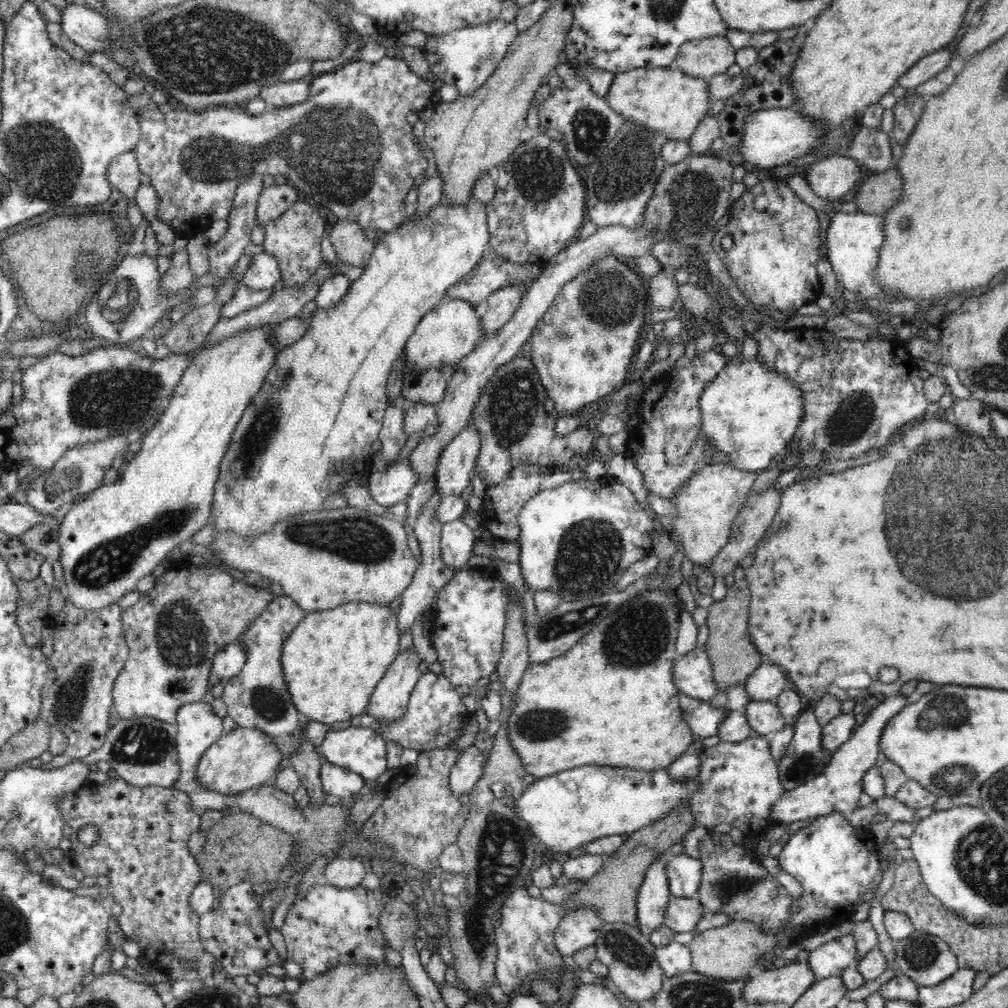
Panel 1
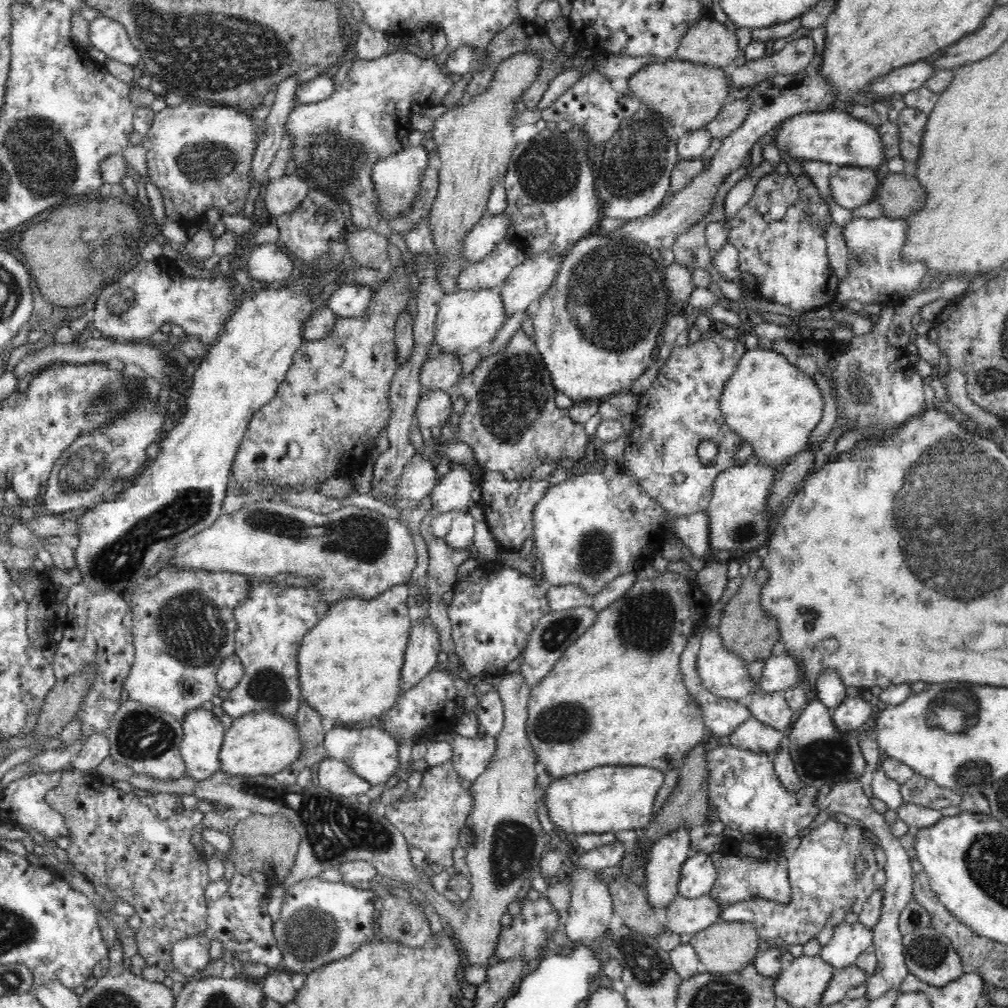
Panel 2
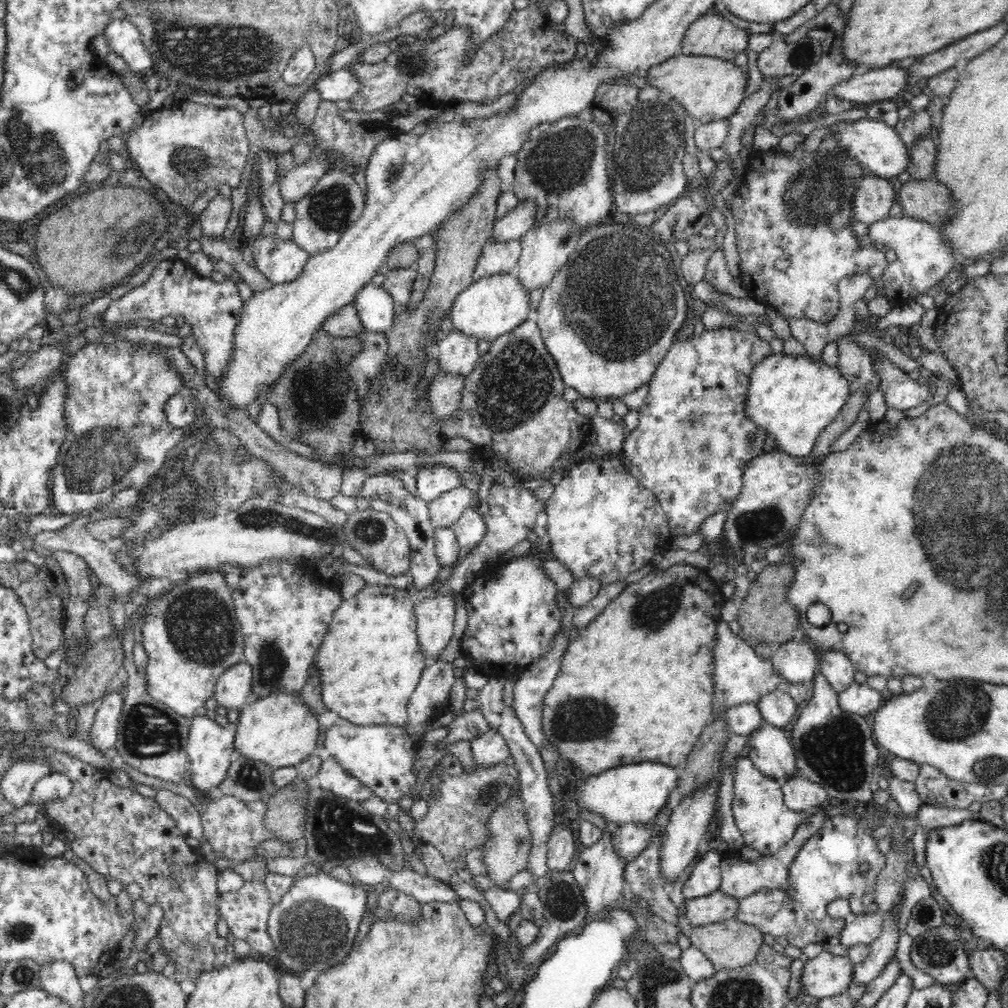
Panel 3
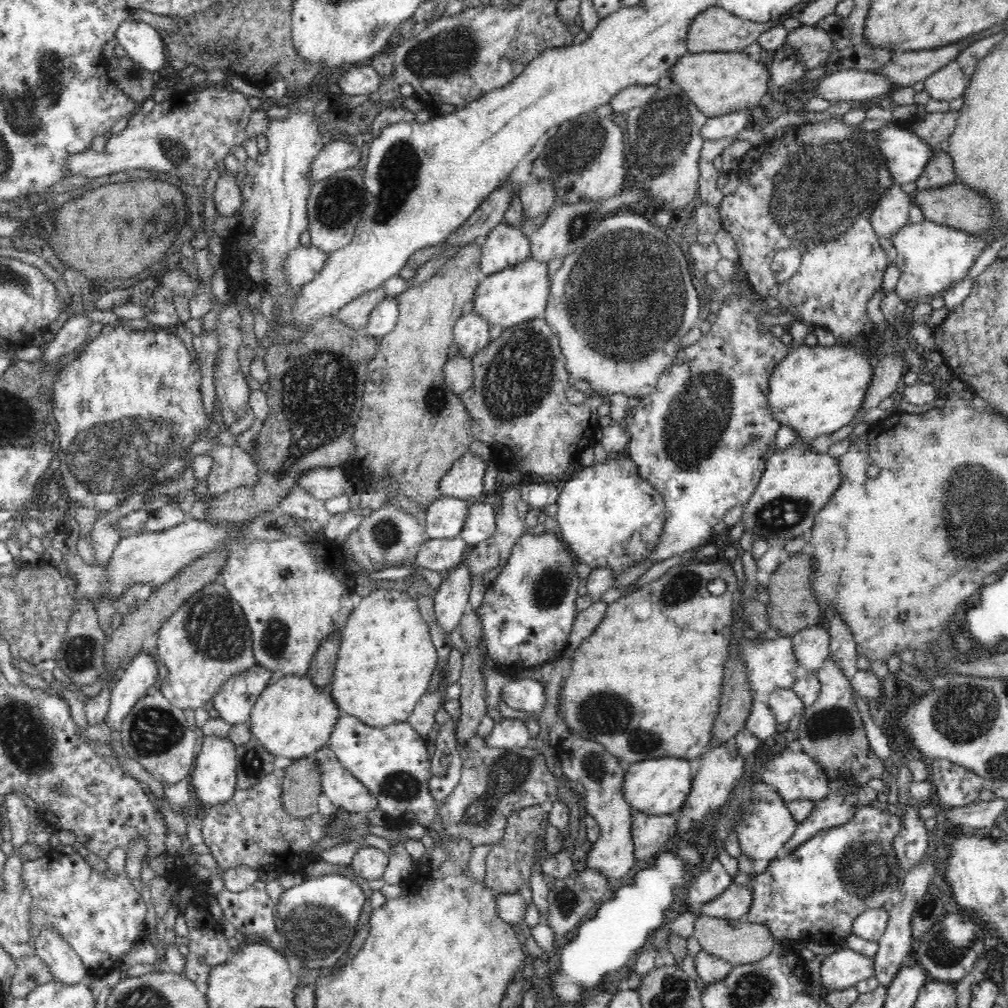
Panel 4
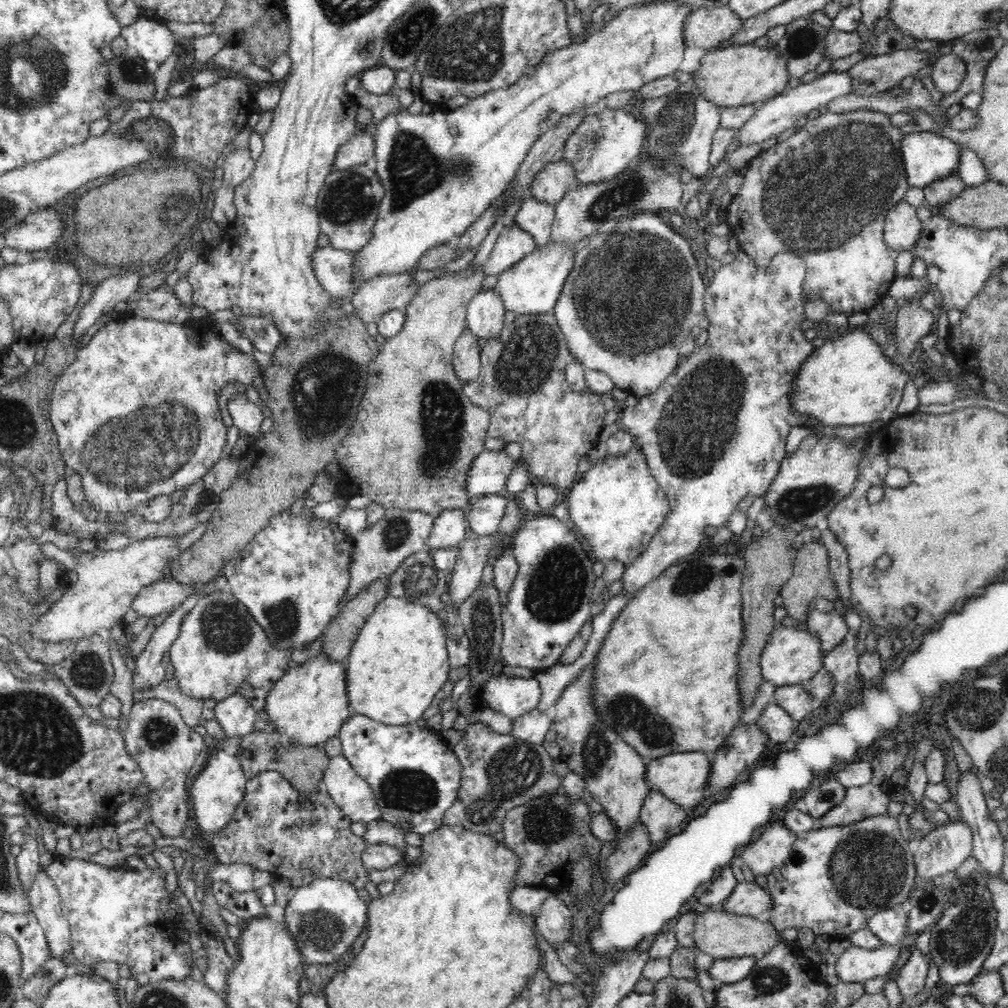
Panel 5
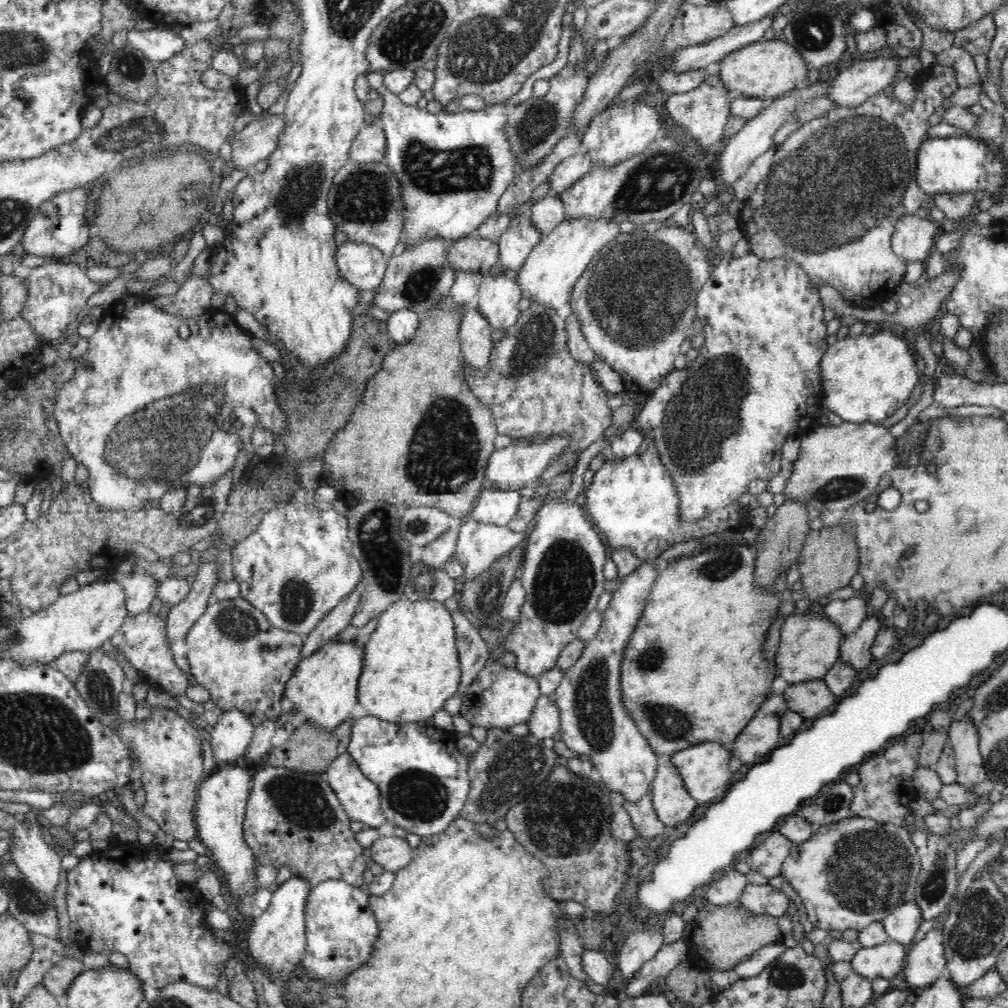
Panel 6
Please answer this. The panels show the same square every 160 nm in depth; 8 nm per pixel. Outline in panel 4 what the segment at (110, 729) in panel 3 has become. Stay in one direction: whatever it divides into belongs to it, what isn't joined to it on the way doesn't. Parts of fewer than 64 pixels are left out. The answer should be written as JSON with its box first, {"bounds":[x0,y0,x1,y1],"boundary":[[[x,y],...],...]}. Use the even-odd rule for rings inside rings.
{"bounds":[105,650,160,729],"boundary":[[[141,650],[123,668],[123,674],[112,688],[110,712],[105,722],[111,728],[120,729],[125,716],[134,708],[138,700],[142,700],[148,688],[159,685],[160,672],[156,660]]]}

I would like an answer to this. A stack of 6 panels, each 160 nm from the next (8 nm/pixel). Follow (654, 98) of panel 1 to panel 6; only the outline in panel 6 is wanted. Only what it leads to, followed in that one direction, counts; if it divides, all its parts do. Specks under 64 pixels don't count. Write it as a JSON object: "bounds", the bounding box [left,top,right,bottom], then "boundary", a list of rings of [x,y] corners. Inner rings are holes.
{"bounds":[720,38,810,100],"boundary":[[[779,38],[763,39],[747,44],[720,60],[720,85],[728,87],[735,95],[772,100],[803,87],[810,72],[808,65],[805,56],[793,44]]]}

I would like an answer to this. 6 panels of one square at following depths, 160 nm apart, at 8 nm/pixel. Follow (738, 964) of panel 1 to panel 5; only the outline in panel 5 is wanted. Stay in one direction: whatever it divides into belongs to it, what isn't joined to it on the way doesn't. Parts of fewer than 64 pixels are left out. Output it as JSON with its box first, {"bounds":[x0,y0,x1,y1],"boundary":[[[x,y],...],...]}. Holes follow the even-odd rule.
{"bounds":[694,908,780,960],"boundary":[[[710,908],[698,914],[694,927],[694,940],[698,950],[721,960],[732,957],[764,956],[780,941],[775,926],[763,917],[738,915],[721,908]]]}

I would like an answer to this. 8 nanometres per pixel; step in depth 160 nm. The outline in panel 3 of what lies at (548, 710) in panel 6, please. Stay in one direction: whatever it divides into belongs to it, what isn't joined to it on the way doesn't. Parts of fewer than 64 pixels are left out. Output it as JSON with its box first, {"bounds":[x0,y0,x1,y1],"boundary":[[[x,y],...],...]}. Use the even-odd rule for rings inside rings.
{"bounds":[470,727,510,765],"boundary":[[[498,727],[489,729],[480,737],[470,741],[474,751],[474,762],[480,765],[493,765],[507,759],[510,754],[510,745]]]}

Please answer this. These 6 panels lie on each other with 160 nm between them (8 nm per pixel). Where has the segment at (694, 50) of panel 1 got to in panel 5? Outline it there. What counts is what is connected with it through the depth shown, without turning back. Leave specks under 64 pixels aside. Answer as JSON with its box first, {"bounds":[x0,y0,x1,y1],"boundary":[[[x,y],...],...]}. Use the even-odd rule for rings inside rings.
{"bounds":[682,6,742,49],"boundary":[[[729,6],[703,7],[690,11],[682,25],[685,46],[716,49],[726,39],[735,35],[742,21]]]}

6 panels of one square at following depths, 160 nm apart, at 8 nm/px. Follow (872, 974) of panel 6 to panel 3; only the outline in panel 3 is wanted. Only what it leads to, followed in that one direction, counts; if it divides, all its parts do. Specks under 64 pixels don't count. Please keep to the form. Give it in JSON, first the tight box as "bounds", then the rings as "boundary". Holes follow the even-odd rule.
{"bounds":[801,951,855,999],"boundary":[[[822,951],[804,964],[801,990],[819,999],[844,993],[853,983],[855,966],[849,955]]]}

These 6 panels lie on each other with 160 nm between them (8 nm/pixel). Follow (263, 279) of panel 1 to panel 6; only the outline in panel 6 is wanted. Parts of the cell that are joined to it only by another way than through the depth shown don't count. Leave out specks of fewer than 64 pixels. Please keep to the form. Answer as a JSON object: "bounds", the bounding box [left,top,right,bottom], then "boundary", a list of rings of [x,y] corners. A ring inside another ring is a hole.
{"bounds":[336,240,388,290],"boundary":[[[347,240],[336,252],[342,277],[361,290],[378,289],[388,268],[388,260],[378,247]]]}

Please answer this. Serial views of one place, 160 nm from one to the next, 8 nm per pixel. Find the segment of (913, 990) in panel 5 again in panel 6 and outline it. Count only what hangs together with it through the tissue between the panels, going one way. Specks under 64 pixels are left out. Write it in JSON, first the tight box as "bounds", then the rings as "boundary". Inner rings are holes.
{"bounds":[903,924,949,989],"boundary":[[[944,924],[936,925],[925,934],[925,938],[908,949],[903,970],[909,989],[924,988],[931,982],[949,977],[947,972],[946,945],[944,945]]]}

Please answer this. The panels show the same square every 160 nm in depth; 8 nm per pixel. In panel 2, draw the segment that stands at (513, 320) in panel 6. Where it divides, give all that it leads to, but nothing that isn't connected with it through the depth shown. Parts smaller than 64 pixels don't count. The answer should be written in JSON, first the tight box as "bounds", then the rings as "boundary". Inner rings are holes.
{"bounds":[422,352,462,390],"boundary":[[[443,352],[442,356],[428,360],[422,367],[423,390],[453,390],[461,380],[462,368],[462,356],[451,352]]]}

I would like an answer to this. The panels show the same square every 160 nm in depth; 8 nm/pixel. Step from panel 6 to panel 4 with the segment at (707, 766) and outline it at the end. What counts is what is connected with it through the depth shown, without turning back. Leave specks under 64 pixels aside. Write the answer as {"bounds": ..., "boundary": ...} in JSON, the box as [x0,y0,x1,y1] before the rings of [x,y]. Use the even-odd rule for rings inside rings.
{"bounds":[626,756,693,815],"boundary":[[[667,756],[630,763],[626,767],[626,799],[638,811],[656,815],[679,812],[692,792],[693,780],[690,759]]]}

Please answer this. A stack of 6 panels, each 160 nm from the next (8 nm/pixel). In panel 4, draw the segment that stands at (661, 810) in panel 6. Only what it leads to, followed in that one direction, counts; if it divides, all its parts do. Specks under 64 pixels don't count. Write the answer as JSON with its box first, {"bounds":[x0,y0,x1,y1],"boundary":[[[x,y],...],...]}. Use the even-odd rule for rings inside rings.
{"bounds":[633,809,678,860],"boundary":[[[633,809],[633,836],[635,859],[648,860],[665,846],[668,839],[678,834],[676,816],[670,814],[652,814]]]}

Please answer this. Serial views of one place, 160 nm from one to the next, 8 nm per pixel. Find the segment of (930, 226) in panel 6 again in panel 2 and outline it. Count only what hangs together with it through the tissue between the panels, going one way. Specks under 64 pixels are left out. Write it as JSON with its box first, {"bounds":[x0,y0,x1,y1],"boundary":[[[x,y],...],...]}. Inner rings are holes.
{"bounds":[829,167,881,210],"boundary":[[[840,167],[829,177],[829,188],[840,206],[858,210],[876,200],[881,177],[881,173],[870,168]]]}

